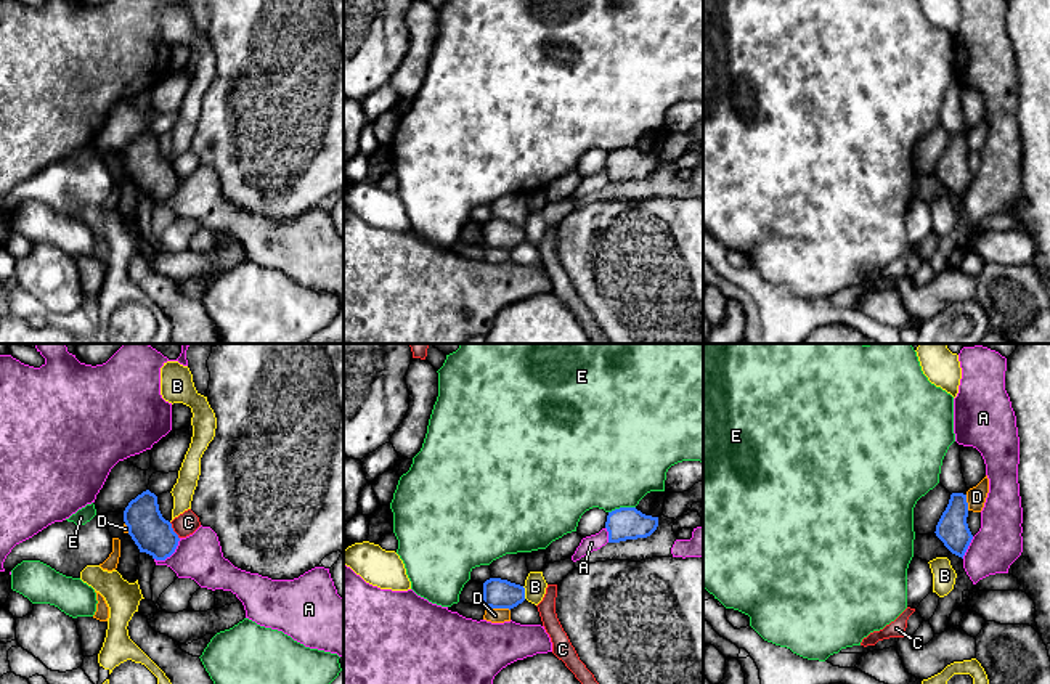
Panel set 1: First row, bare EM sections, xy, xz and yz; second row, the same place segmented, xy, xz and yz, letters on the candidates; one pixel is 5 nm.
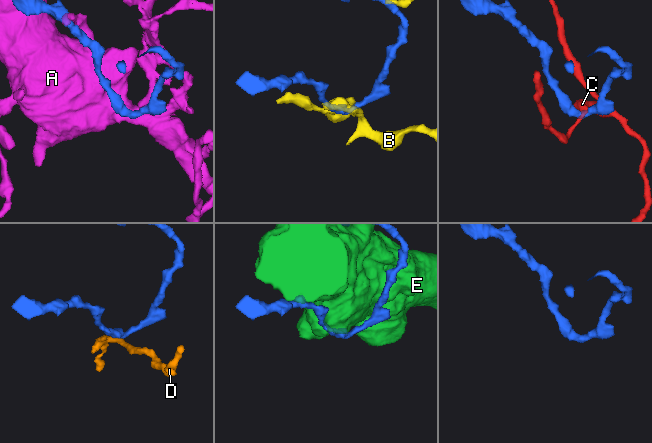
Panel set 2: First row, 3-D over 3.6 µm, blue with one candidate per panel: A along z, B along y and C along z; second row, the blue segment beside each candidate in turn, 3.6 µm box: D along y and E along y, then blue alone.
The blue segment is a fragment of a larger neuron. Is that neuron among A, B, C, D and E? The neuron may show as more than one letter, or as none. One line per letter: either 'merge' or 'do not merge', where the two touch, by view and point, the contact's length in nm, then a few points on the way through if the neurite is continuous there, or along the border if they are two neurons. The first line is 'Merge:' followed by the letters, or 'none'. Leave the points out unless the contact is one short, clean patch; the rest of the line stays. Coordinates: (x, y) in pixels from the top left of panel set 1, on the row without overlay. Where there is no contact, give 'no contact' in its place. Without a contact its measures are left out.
Merge: none
A: do not merge | xy (170, 195) | 170 nm
B: do not merge | xz (524, 233) | 70 nm
C: do not merge | xy (172, 170) | 100 nm | along xy (169, 162), (179, 179)
D: do not merge | xz (498, 248) | 130 nm | along xz (485, 246), (509, 251)
E: do not merge | xz (622, 148) | 140 nm

